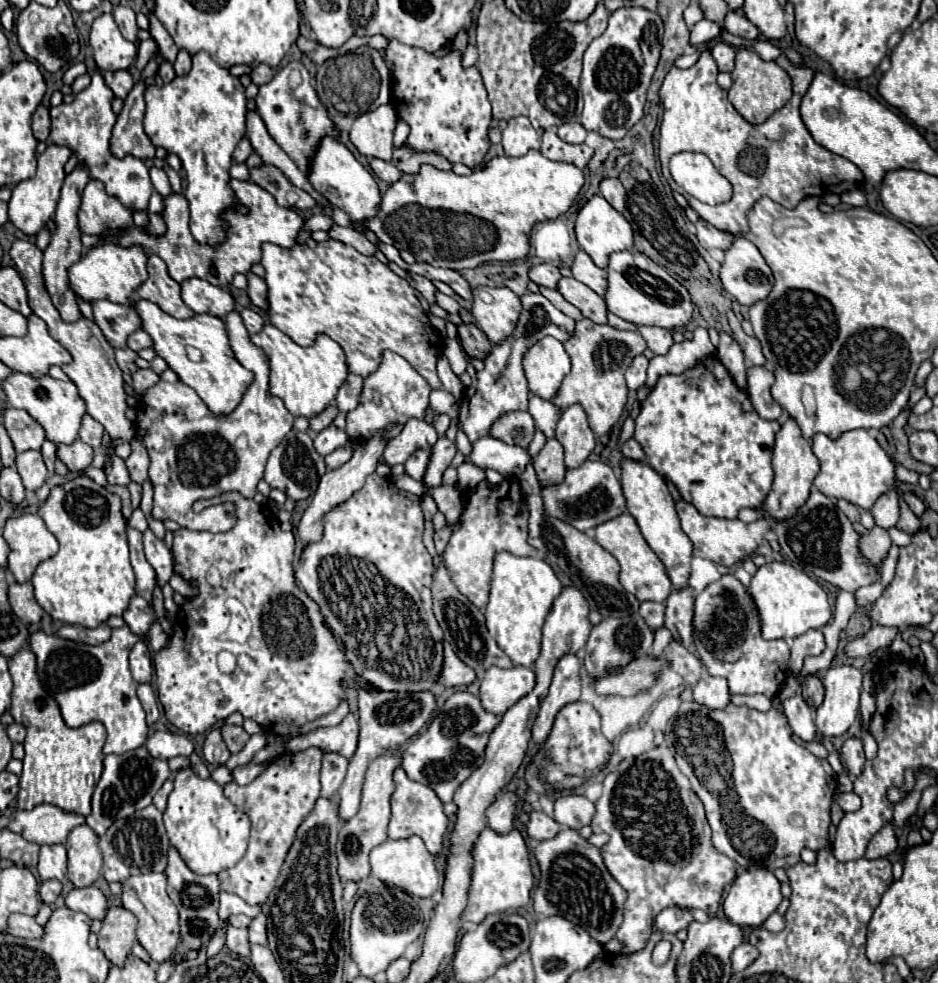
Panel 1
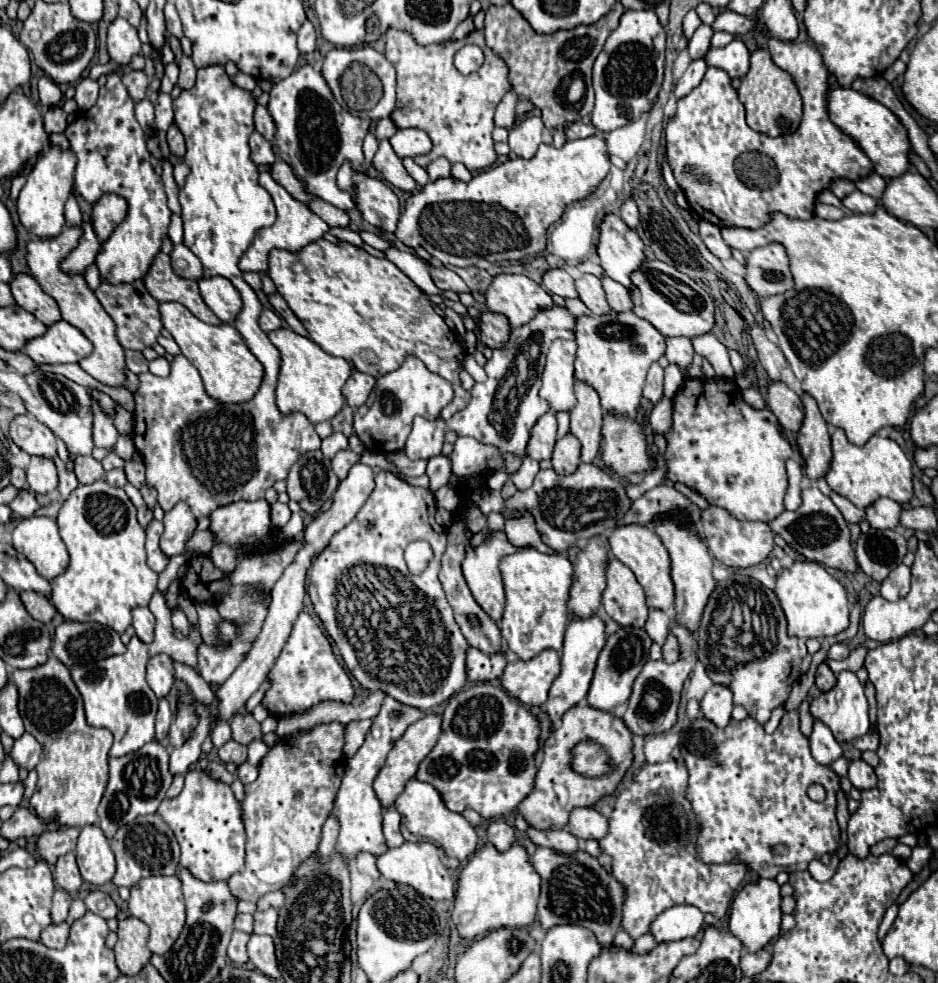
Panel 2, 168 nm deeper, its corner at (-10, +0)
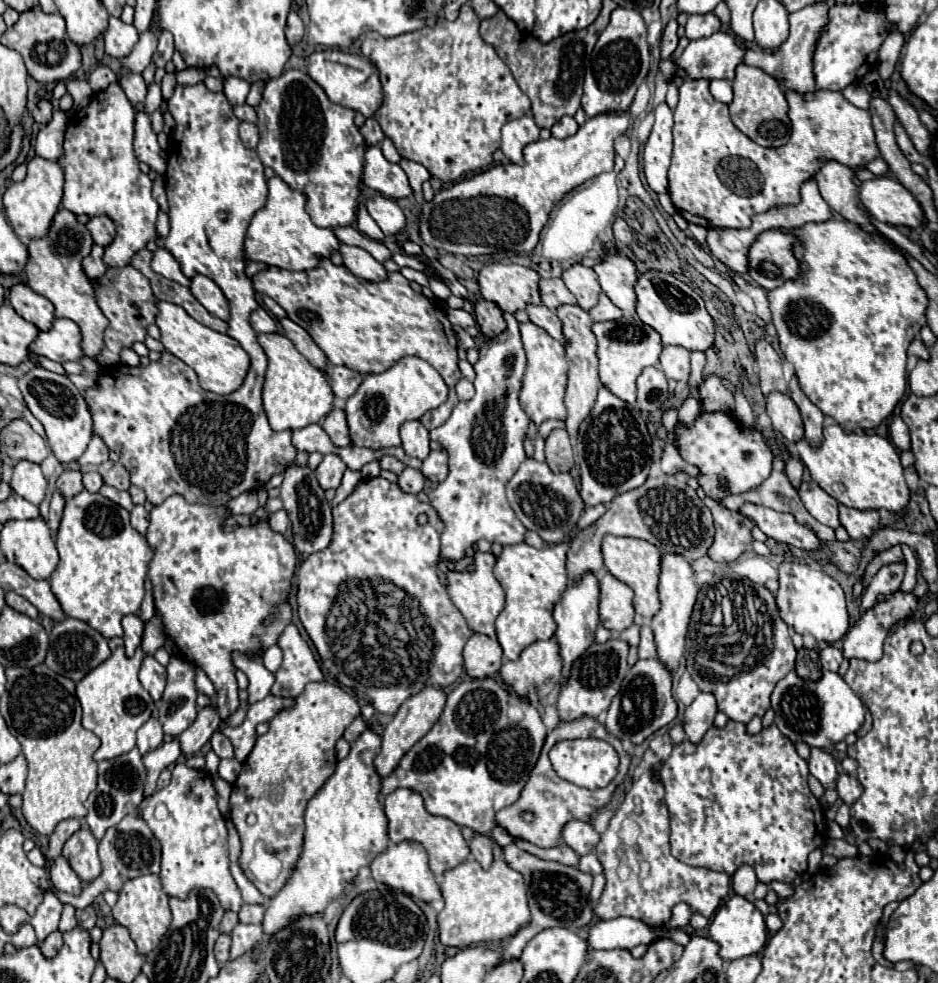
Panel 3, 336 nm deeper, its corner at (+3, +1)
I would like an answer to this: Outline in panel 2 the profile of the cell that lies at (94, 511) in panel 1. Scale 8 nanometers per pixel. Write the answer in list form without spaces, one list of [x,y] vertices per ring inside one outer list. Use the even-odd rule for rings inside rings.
[[[102,479],[90,485],[78,485],[60,507],[58,527],[60,537],[68,547],[70,563],[62,575],[50,581],[50,603],[64,619],[80,623],[100,623],[118,633],[124,633],[124,629],[132,623],[130,611],[138,605],[148,605],[158,583],[158,575],[146,565],[146,533],[136,521],[136,507],[132,505],[130,497],[124,493],[124,489],[110,487]]]

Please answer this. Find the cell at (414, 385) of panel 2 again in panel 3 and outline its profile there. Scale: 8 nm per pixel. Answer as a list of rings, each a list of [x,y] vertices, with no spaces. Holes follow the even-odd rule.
[[[405,356],[393,368],[381,374],[369,374],[347,400],[347,422],[355,446],[365,448],[391,448],[401,446],[399,426],[407,420],[419,420],[425,412],[435,410],[447,400],[447,386],[439,372],[421,358]]]

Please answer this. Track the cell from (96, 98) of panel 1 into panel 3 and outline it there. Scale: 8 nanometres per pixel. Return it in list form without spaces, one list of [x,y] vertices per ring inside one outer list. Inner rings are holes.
[[[111,84],[107,90],[97,92],[91,102],[77,110],[67,126],[65,140],[63,140],[63,156],[57,164],[65,172],[65,188],[63,188],[62,206],[76,215],[87,214],[90,217],[105,215],[115,222],[117,236],[105,248],[105,264],[107,266],[127,266],[131,256],[145,248],[149,240],[155,240],[155,220],[159,212],[159,204],[151,196],[153,182],[147,174],[139,170],[139,160],[133,154],[133,134],[135,134],[135,108],[125,96],[119,84]]]

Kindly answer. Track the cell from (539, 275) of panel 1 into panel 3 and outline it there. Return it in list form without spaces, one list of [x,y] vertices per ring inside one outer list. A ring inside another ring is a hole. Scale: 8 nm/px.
[[[561,278],[543,280],[539,282],[539,288],[541,288],[541,300],[549,310],[557,310],[563,304],[577,304],[575,296],[569,292],[569,288]]]

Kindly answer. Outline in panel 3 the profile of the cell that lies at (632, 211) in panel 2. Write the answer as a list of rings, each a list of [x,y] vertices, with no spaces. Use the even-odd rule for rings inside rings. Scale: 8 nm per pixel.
[[[617,218],[615,224],[613,224],[613,234],[615,234],[615,240],[621,244],[621,246],[629,246],[633,242],[633,234],[627,226],[627,222],[623,218]]]

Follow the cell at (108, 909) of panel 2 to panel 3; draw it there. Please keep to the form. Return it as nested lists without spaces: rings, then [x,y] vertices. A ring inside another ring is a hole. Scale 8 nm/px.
[[[87,906],[85,910],[77,910],[77,926],[79,928],[83,928],[83,930],[91,930],[93,926],[95,926],[95,910],[93,910],[93,906]]]

